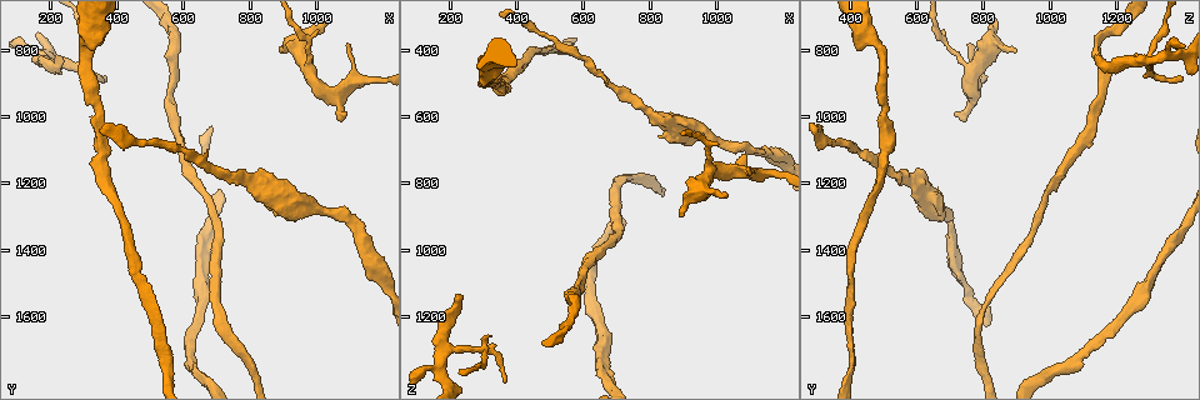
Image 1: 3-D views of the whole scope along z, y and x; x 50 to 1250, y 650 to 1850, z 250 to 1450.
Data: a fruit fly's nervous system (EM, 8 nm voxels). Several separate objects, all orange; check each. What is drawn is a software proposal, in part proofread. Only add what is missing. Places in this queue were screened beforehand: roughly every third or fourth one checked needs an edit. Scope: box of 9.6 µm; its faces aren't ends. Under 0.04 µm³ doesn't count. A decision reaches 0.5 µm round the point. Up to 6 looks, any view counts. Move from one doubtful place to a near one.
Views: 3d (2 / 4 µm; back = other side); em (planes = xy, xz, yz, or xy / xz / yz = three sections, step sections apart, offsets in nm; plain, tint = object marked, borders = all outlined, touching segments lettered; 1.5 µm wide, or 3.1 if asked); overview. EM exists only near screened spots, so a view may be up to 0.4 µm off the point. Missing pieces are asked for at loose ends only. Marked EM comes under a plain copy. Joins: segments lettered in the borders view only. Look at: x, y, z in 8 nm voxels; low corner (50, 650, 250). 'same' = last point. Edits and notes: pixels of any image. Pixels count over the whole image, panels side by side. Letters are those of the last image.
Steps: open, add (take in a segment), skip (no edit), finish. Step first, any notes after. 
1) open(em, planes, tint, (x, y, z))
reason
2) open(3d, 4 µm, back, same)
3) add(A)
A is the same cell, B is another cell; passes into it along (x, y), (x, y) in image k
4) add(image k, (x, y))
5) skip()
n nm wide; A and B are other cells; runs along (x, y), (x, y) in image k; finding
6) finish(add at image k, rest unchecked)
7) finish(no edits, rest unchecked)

open(3d, 2 µm, (960, 1230, 640))
free end

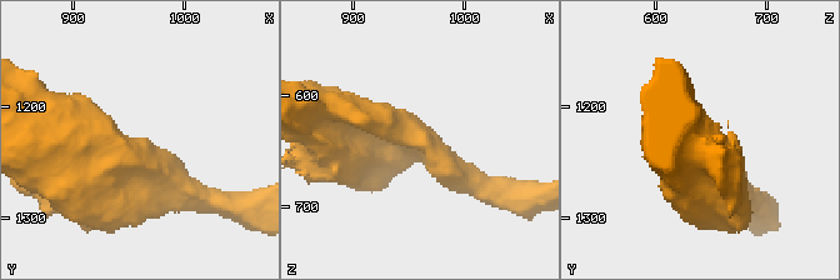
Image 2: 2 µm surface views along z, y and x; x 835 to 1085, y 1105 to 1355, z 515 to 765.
open(em, yz, step 8, tint, (966, 1230, 644))
need the tissue

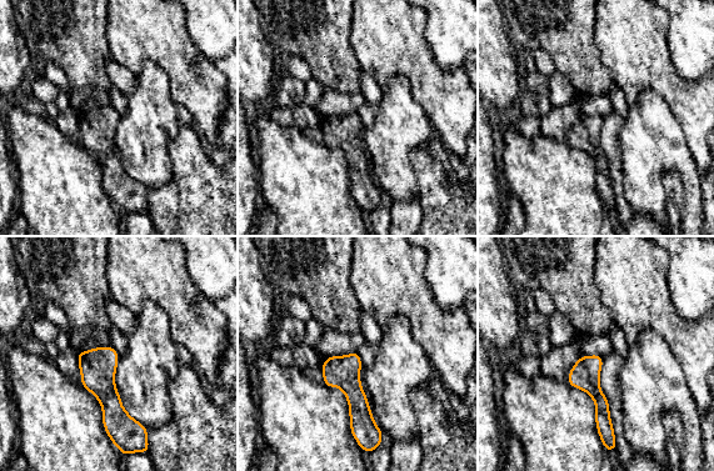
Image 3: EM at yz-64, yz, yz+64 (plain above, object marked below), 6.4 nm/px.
open(em, planes, borders, same)
another direction

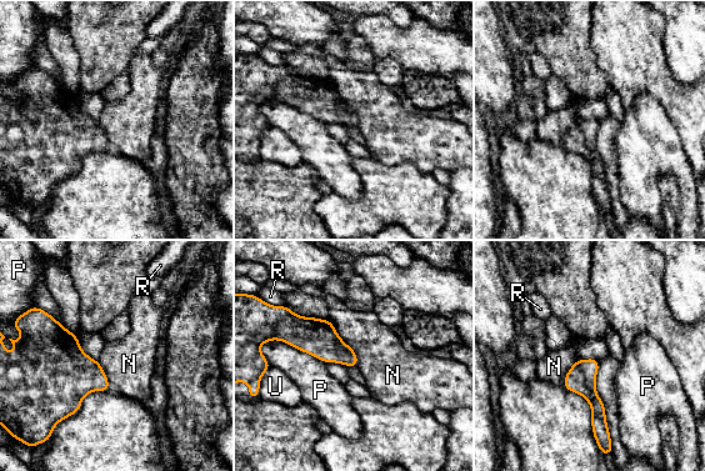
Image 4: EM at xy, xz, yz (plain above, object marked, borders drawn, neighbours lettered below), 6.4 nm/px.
skip()
N, P, R and U are other cells; border along (329, 319), (353, 349), (358, 366) in image 4; none of them fits

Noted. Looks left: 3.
open(em, xz, step 4, tint, (230, 820, 1140))
free end

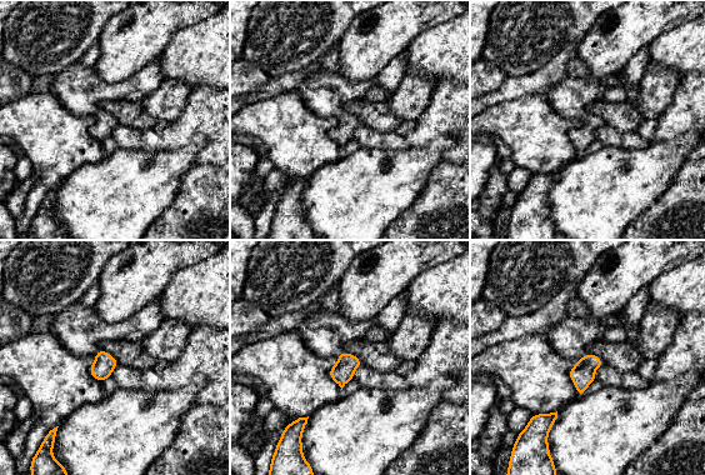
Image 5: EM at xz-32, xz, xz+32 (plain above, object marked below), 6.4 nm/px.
open(em, planes, borders, same)
cut it another way

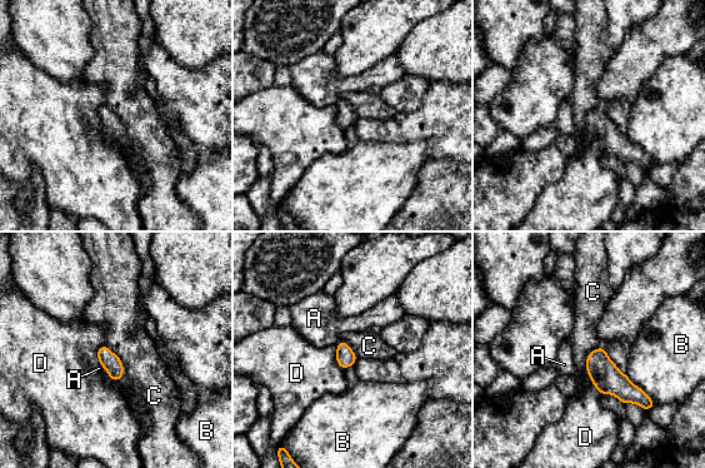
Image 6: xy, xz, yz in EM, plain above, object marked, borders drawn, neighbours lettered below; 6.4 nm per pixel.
add(image 6, (99, 368))
A is the same cell, B, C and D are other cells; passes into it along (110, 362), (106, 371), (99, 368) in image 6; the neuron continues

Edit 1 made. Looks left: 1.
finish(add at image 6, rest unchecked)

